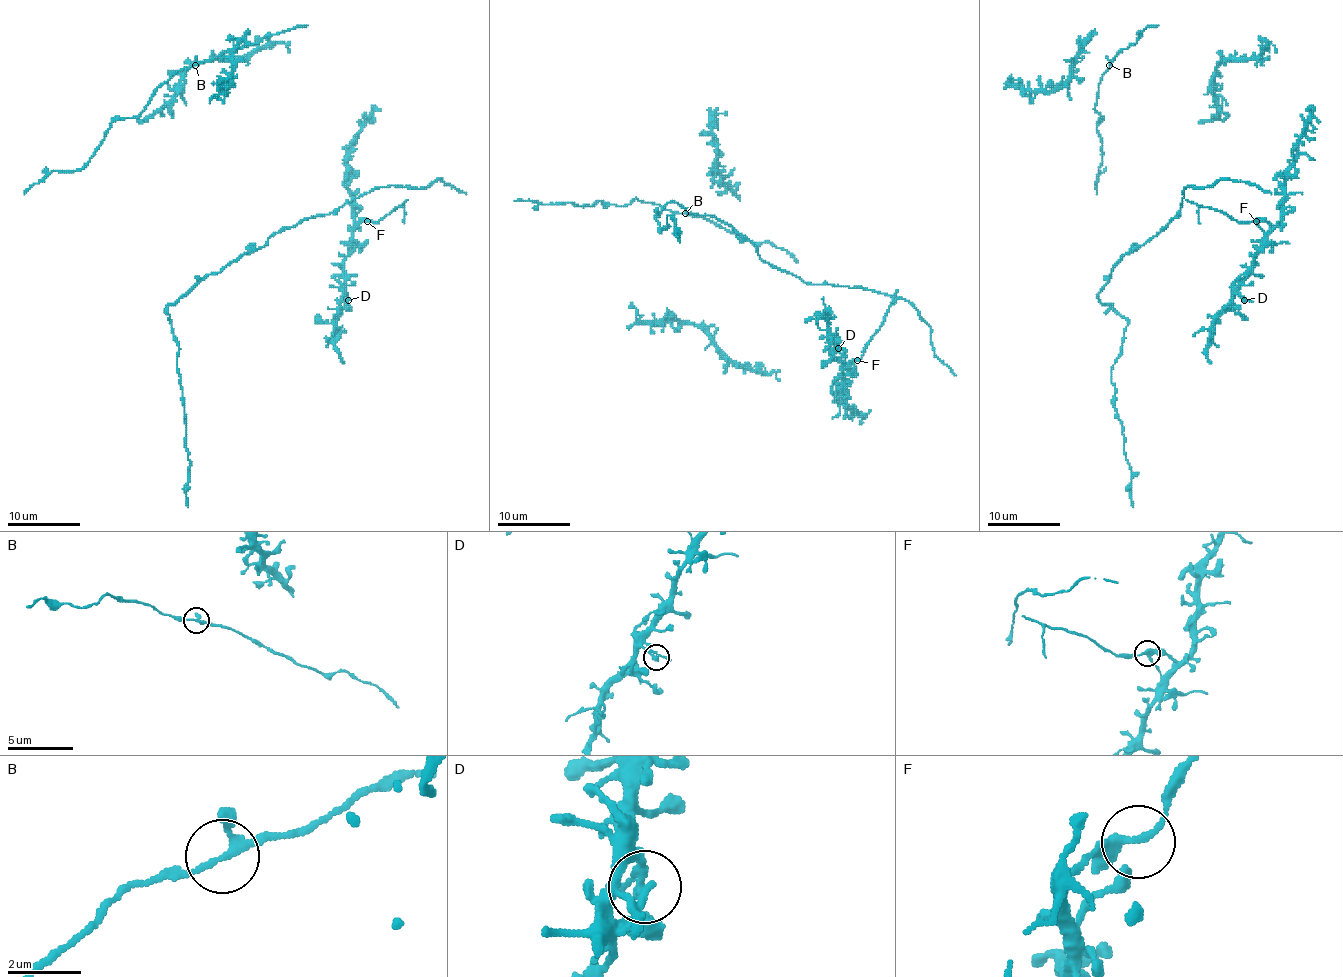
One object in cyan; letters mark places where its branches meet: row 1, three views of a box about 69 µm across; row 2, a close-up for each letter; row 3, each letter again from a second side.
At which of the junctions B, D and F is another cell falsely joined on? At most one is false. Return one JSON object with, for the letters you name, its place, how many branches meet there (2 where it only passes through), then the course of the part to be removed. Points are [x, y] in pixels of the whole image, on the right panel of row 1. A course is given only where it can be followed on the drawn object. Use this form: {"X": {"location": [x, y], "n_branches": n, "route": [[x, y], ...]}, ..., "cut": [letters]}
{"F": {"location": [1256, 221], "n_branches": 3, "route": [[1257, 221], [1237, 221], [1217, 209], [1202, 207], [1198, 209], [1200, 223]]}, "cut": ["F"]}

